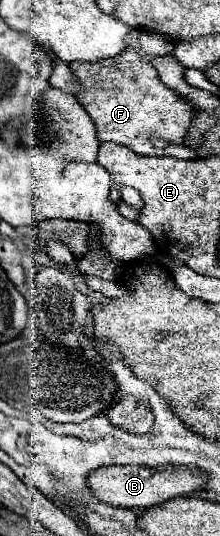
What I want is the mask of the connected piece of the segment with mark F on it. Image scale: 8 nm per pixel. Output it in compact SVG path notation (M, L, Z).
M139 31L137 45L125 49L117 57L101 59L95 63L69 63L83 85L83 91L77 99L93 119L101 143L115 141L141 155L151 155L151 137L161 137L175 145L185 143L185 135L193 119L193 109L187 101L177 97L177 93L161 83L157 69L151 65L153 55L169 55L177 43L179 41L159 33Z

